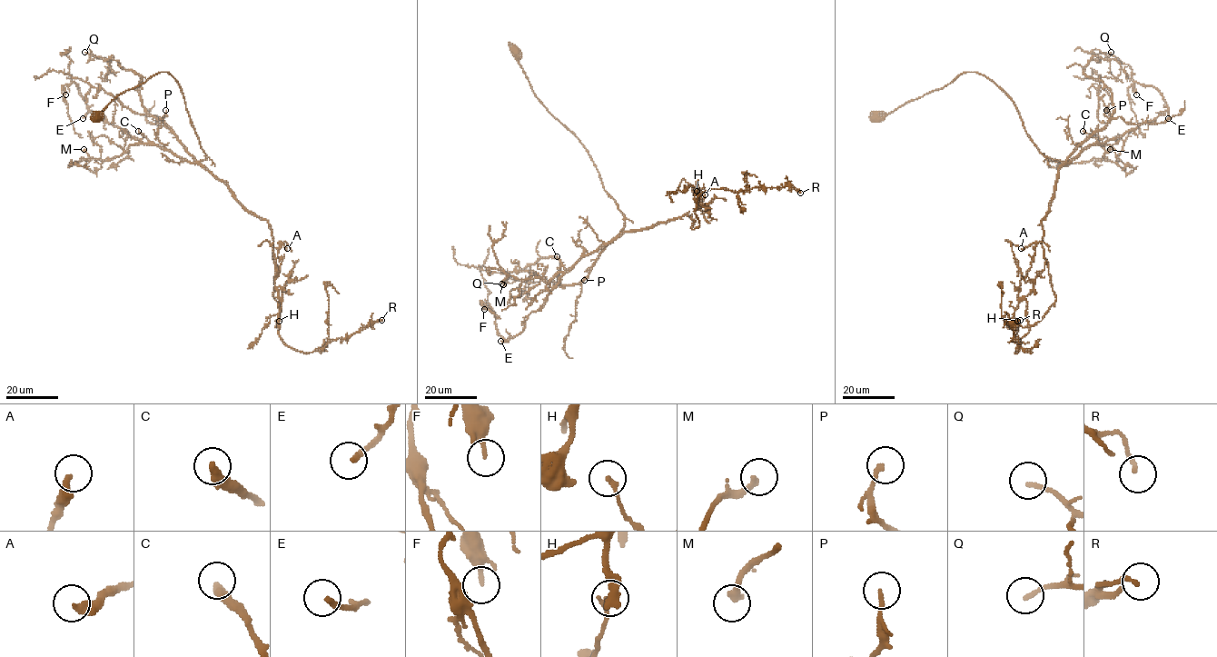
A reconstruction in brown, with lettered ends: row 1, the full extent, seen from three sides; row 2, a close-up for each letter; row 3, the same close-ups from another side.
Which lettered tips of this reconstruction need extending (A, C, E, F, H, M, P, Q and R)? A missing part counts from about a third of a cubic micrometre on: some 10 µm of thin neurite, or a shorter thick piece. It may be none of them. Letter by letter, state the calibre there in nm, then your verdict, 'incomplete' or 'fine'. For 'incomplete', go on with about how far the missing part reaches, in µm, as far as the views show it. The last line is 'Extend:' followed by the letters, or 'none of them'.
A: calibre 360 nm; fine
C: calibre 360 nm; fine
E: calibre 220 nm; fine
F: calibre 160 nm; fine
H: calibre 110 nm; fine
M: calibre 280 nm; incomplete; missing 25 µm
P: calibre 160 nm; fine
Q: calibre 170 nm; fine
R: calibre 170 nm; fine
Extend: M

